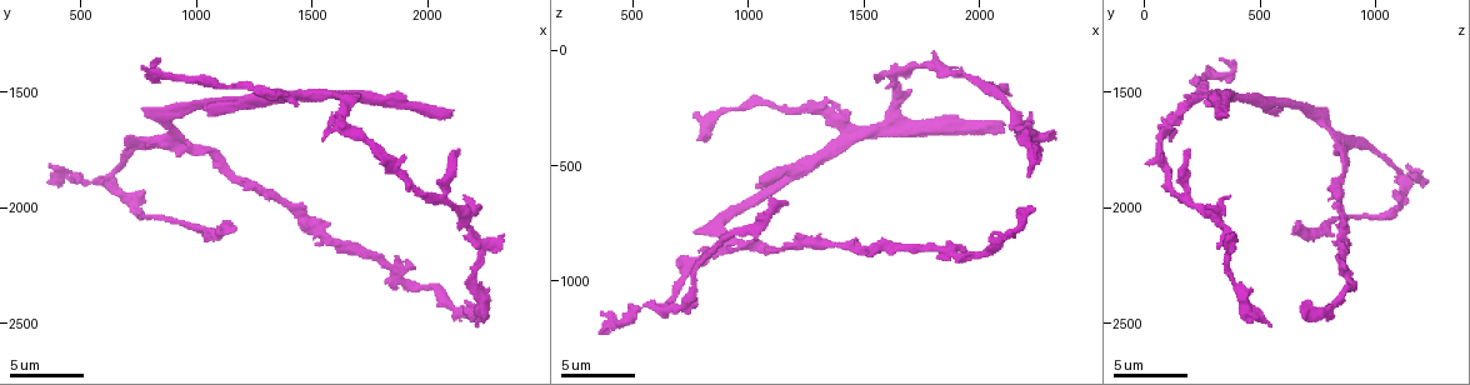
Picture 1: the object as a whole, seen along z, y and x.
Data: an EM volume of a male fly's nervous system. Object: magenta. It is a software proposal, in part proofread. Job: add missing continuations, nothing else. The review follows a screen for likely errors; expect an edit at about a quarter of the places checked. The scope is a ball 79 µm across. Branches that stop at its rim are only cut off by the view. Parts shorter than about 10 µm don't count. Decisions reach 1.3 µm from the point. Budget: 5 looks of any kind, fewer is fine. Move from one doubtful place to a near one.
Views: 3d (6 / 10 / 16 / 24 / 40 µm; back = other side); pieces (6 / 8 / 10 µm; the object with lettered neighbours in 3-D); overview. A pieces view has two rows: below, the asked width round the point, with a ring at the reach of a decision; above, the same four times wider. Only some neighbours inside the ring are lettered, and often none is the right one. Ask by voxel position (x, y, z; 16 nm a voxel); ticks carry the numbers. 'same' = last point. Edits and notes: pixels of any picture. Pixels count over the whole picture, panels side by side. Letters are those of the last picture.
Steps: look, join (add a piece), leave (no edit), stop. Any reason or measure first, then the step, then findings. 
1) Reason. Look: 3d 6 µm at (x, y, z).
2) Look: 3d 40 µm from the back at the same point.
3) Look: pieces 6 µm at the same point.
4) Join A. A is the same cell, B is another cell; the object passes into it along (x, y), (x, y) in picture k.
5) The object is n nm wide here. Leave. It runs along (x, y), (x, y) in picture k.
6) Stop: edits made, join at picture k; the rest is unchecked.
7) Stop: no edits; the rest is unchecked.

Branch stops here. Look: pieces 6 µm at (790, 1600, 780).

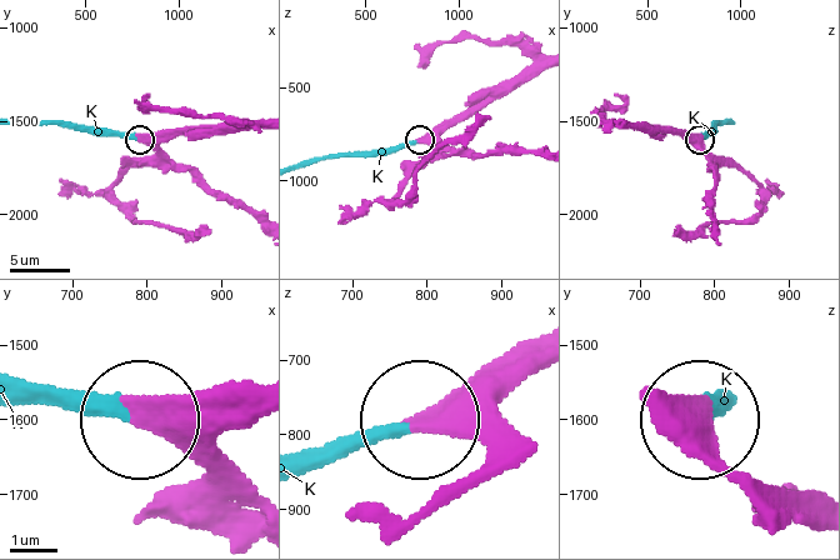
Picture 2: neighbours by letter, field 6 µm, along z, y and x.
Join K. K is the same cell; the object passes into it along (535, 339), (468, 375), (404, 434), (300, 450) in picture 2; the neuron continues.

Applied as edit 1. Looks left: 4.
Look: overview.

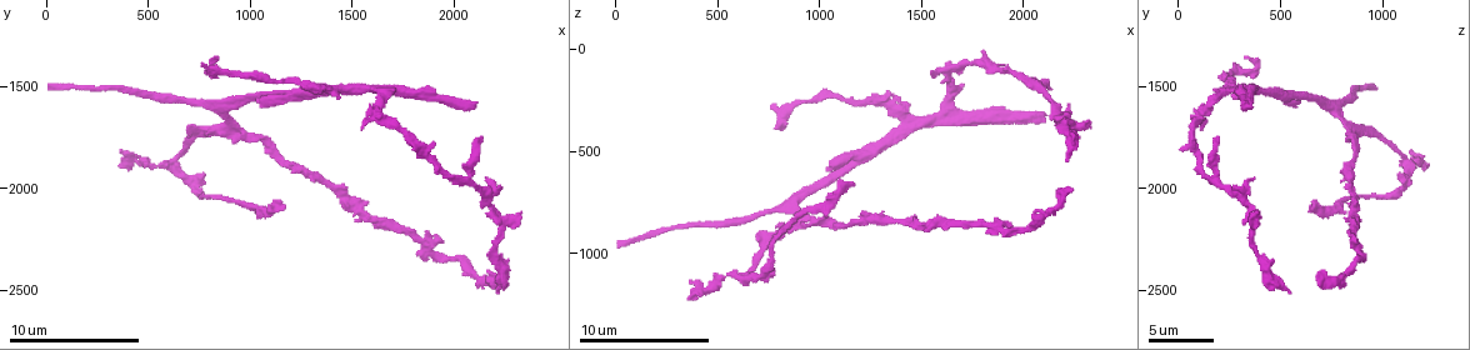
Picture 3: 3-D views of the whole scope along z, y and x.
Free end. Look: pieces 10 µm at (370, 1830, 1130).

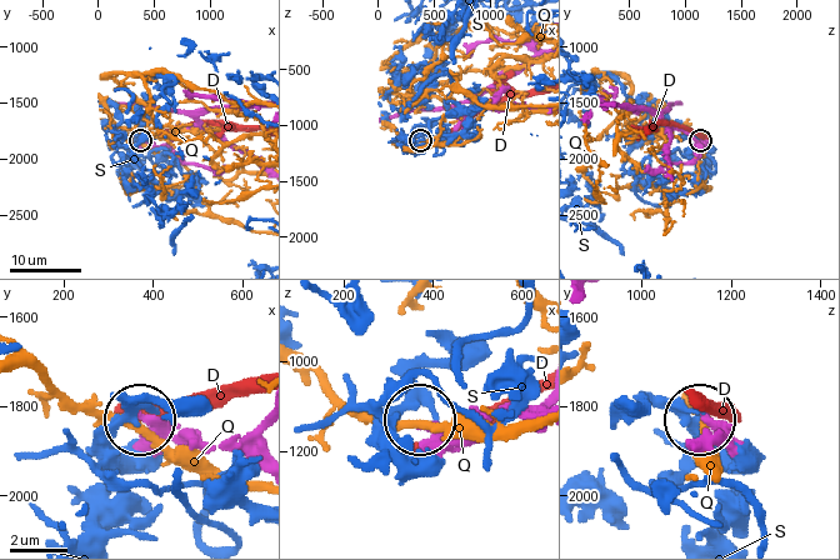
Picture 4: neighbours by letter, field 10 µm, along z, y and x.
Leave. D, Q and S are other cells; it runs along (256, 431), (191, 441), (144, 421) in picture 4; no lettered piece goes on from it.

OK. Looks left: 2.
Branch stops here. Look: pieces 10 µm at (2100, 1590, 320).

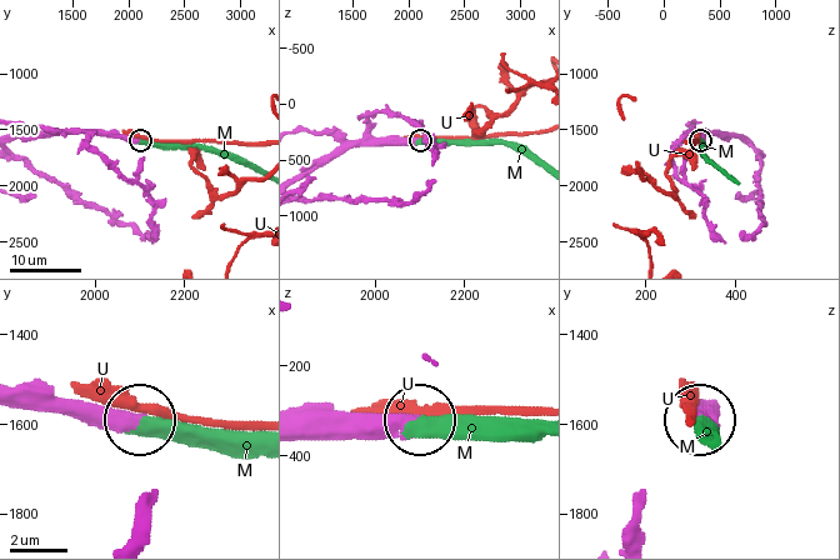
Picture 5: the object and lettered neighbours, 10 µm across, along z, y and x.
Join M. M is the same cell, U is another cell; the object passes into it along (400, 143), (493, 141), (525, 153) in picture 5; the neuron continues.

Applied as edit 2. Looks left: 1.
Stop: edits made, join at picture 2, join at picture 5; the rest is unchecked.

